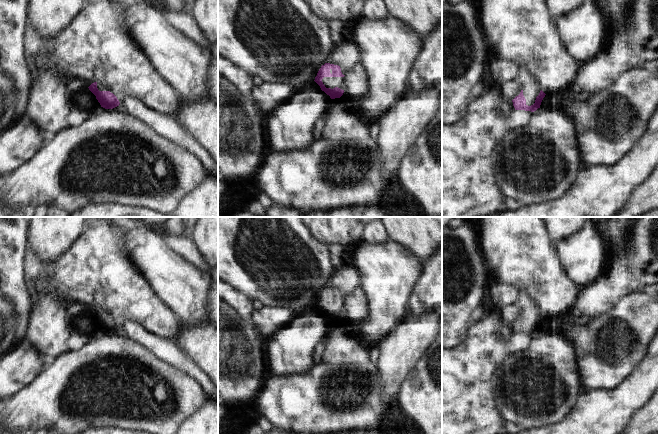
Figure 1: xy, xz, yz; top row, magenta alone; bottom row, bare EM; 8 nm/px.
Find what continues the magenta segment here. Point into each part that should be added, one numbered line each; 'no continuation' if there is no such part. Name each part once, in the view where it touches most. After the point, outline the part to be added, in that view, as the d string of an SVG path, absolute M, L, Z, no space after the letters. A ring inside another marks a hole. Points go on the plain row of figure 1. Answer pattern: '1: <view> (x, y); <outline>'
1: xz (330, 306); M324 301L322 303L323 308L326 312L335 312L338 311L344 314L345 311L345 301Z

